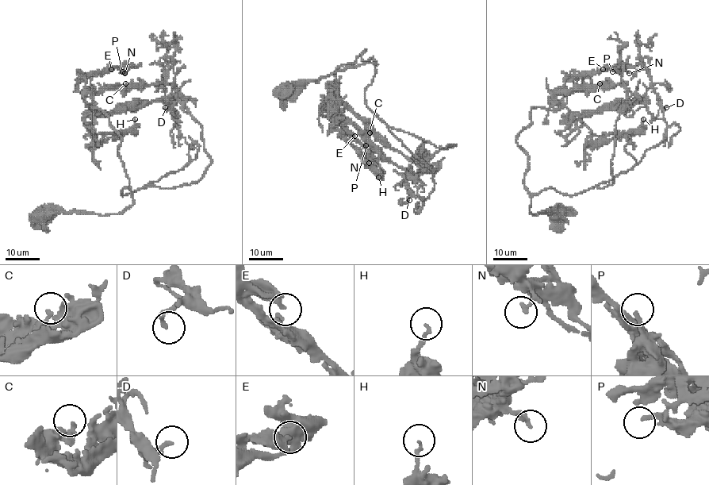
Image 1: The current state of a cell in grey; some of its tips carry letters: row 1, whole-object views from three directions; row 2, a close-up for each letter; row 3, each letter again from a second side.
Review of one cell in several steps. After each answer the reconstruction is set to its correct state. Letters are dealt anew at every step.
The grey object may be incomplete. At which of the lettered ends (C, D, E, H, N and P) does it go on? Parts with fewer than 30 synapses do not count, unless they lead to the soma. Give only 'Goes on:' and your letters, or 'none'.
Goes on: none

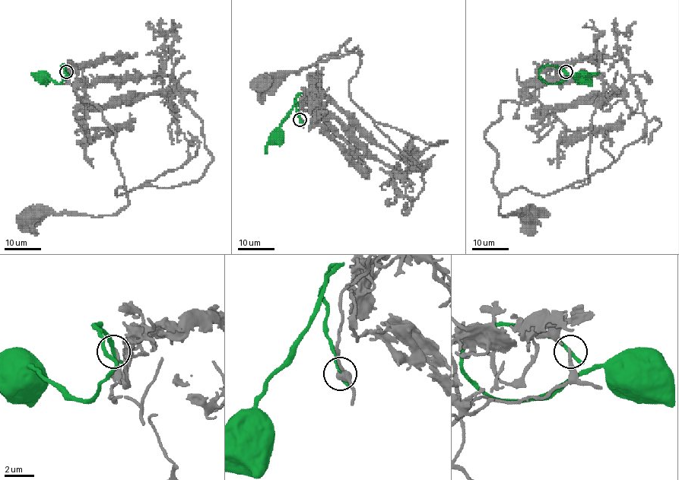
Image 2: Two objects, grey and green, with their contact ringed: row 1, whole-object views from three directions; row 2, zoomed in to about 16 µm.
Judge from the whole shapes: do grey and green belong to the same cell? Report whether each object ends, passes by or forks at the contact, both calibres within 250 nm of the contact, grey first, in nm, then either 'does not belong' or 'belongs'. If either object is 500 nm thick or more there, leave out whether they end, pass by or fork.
grey ends | green passes by | 170/240 nm | does not belong

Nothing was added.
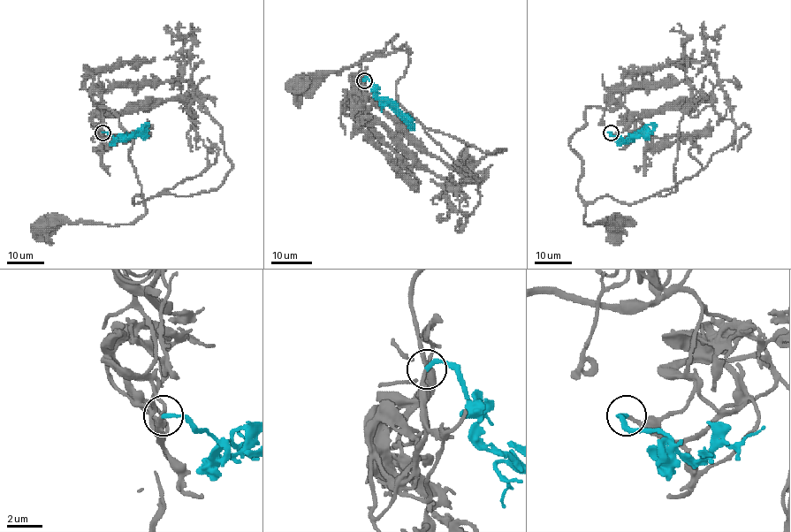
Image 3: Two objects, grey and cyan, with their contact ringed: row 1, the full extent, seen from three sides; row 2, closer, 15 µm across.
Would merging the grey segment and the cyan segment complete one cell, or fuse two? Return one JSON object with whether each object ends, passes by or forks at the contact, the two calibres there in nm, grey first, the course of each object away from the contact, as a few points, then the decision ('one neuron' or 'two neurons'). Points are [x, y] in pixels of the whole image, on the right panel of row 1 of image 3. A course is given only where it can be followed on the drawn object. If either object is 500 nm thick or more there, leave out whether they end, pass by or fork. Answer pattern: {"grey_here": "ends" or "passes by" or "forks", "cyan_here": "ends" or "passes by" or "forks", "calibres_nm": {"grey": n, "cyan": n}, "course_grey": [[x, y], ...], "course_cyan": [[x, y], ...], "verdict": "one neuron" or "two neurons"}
{"grey_here": "ends", "cyan_here": "ends", "calibres_nm": {"grey": 180, "cyan": 240}, "course_grey": [[611, 132], [625, 127], [625, 107], [589, 106], [569, 146], [581, 163], [577, 193], [584, 222], [616, 225]], "course_cyan": [[611, 132], [626, 142], [633, 135], [650, 131], [653, 123]], "verdict": "one neuron"}

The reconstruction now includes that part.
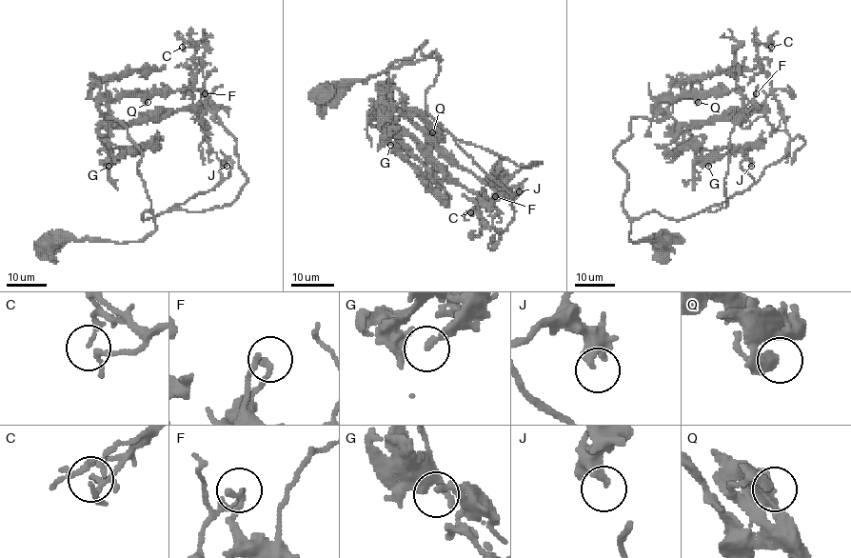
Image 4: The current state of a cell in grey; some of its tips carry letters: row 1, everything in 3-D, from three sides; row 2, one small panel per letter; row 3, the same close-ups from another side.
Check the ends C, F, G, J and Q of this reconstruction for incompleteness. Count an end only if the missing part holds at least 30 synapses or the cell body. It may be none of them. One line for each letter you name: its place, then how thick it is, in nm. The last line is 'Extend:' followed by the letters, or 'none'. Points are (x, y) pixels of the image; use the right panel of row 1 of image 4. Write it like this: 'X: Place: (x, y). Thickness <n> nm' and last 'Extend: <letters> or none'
Extend: none

